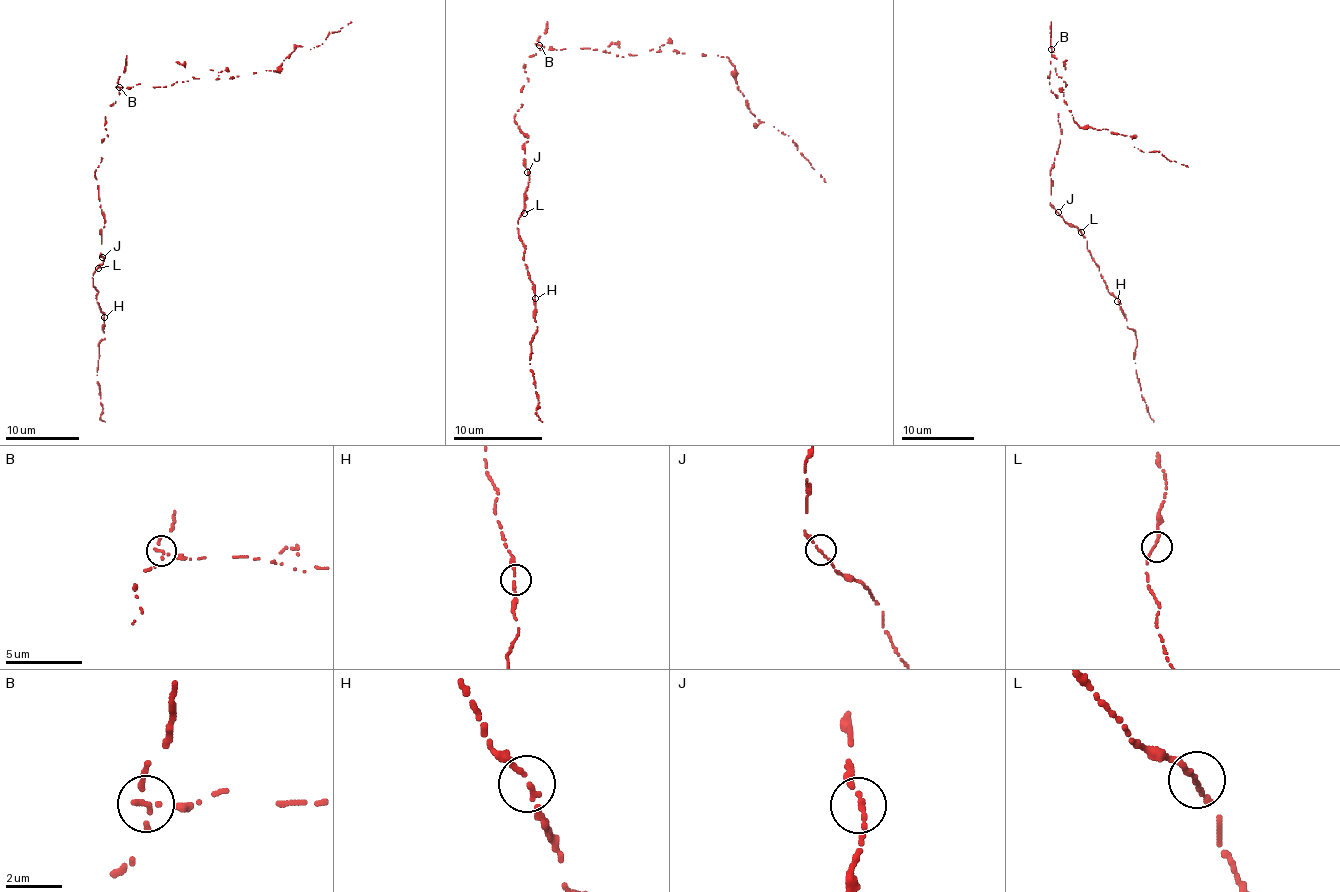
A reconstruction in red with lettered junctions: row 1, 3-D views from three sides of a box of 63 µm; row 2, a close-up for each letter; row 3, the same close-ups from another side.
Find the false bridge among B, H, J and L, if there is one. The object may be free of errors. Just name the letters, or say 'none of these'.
B

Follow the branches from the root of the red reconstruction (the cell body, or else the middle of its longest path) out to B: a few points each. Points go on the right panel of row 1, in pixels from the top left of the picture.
B: (1058, 96), (1049, 85), (1051, 50)

